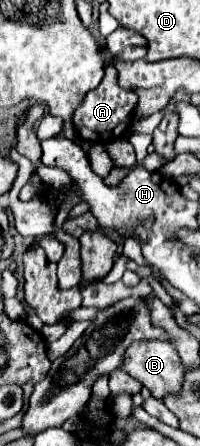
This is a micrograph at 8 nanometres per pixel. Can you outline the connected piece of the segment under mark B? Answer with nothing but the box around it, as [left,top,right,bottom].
[122,341,184,399]

